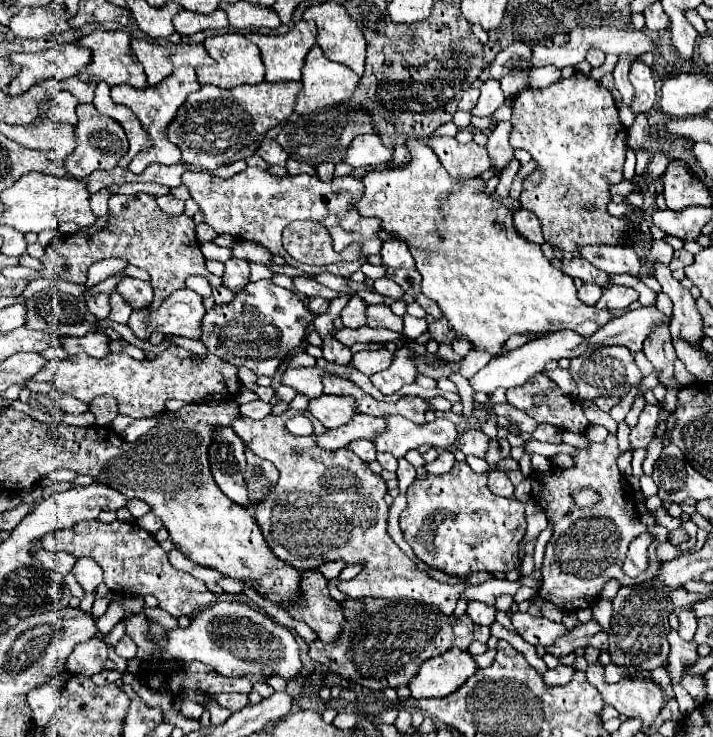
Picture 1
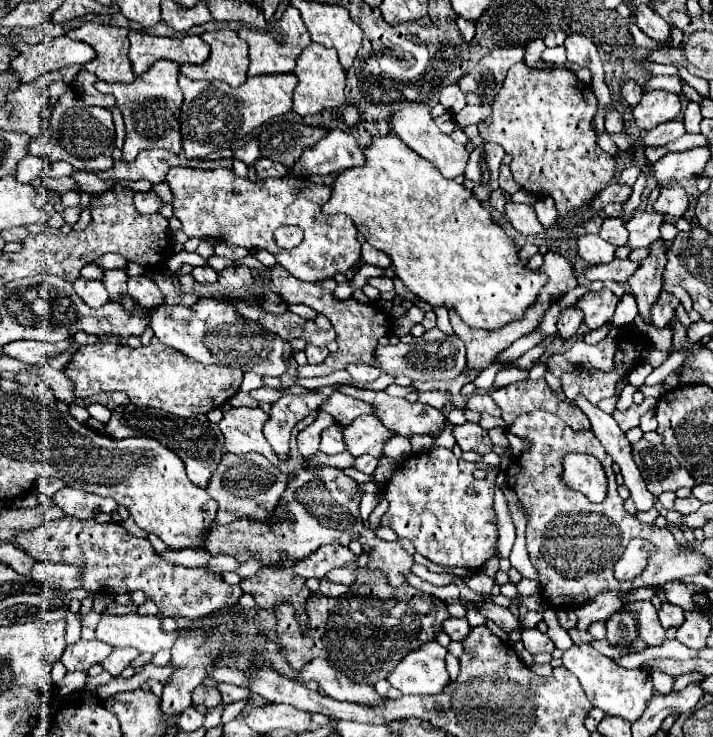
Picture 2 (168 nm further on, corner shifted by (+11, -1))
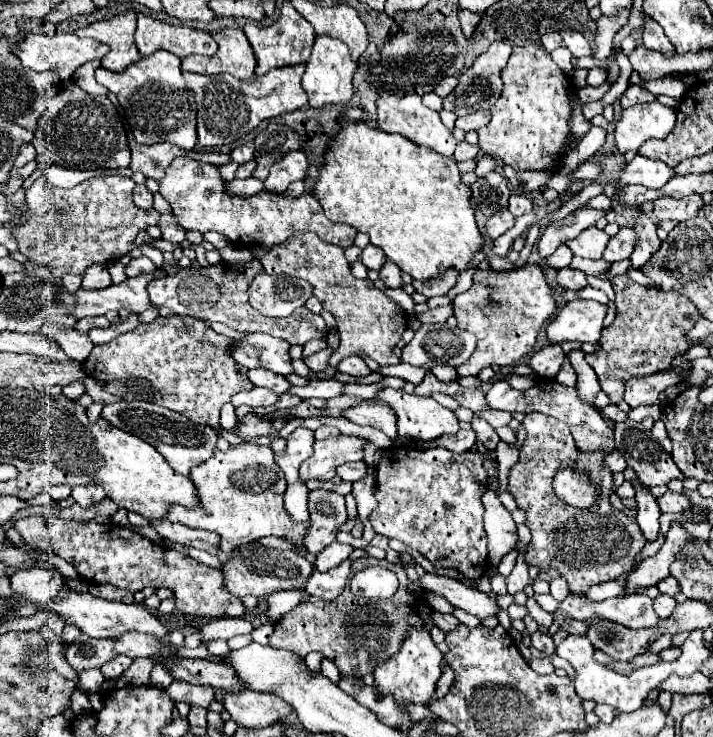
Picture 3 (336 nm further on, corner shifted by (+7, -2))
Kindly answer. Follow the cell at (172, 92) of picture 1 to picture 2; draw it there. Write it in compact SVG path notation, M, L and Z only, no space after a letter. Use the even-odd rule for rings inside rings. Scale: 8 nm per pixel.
M158 60L152 64L148 72L138 76L130 84L108 84L98 80L94 86L98 92L112 94L116 98L118 108L122 110L126 124L126 142L122 148L122 160L132 162L138 152L162 148L168 152L180 154L180 106L182 106L182 90L178 88L180 66L170 60Z

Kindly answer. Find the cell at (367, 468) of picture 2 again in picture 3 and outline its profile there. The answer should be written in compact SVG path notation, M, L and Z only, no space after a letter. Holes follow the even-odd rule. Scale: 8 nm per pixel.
M360 461L360 463L344 463L344 465L340 465L340 469L336 469L336 475L342 481L350 481L350 483L354 483L360 477L364 477L364 473L366 473L364 461Z

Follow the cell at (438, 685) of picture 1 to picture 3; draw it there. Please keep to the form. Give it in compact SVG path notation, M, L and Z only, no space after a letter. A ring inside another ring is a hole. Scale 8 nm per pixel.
M408 629L398 653L374 669L374 687L380 689L384 697L386 695L396 697L396 703L400 705L400 709L408 711L408 703L418 705L418 703L428 703L434 699L436 681L442 675L442 661L444 661L444 655L436 649L428 631Z

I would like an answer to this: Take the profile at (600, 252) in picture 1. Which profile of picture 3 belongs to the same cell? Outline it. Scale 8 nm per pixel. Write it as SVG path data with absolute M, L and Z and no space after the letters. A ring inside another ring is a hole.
M588 227L576 239L570 239L566 245L572 249L574 255L580 255L580 257L586 257L586 259L600 259L608 239L610 237L602 229Z

